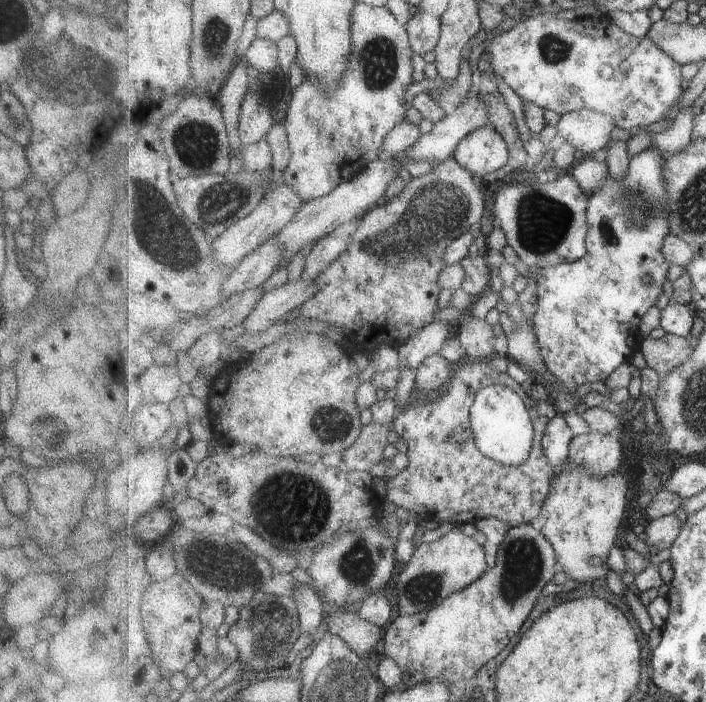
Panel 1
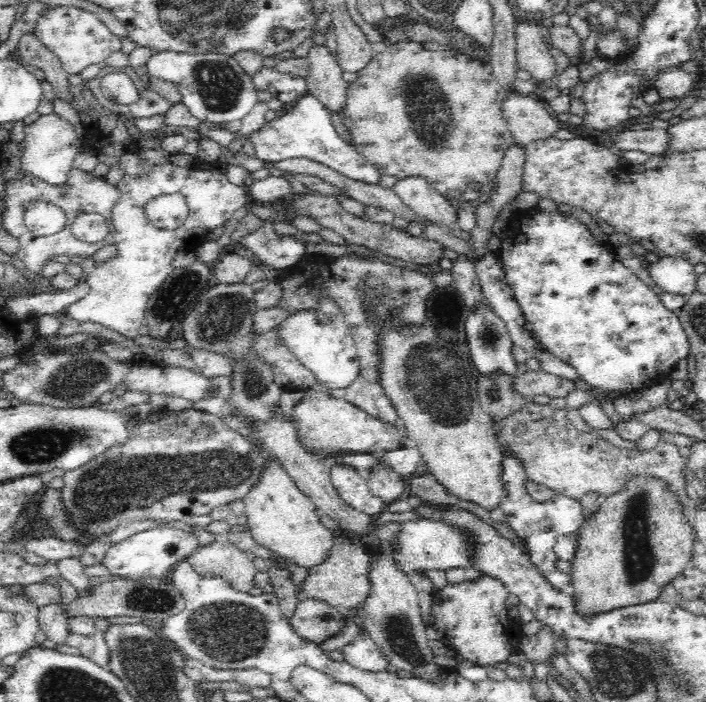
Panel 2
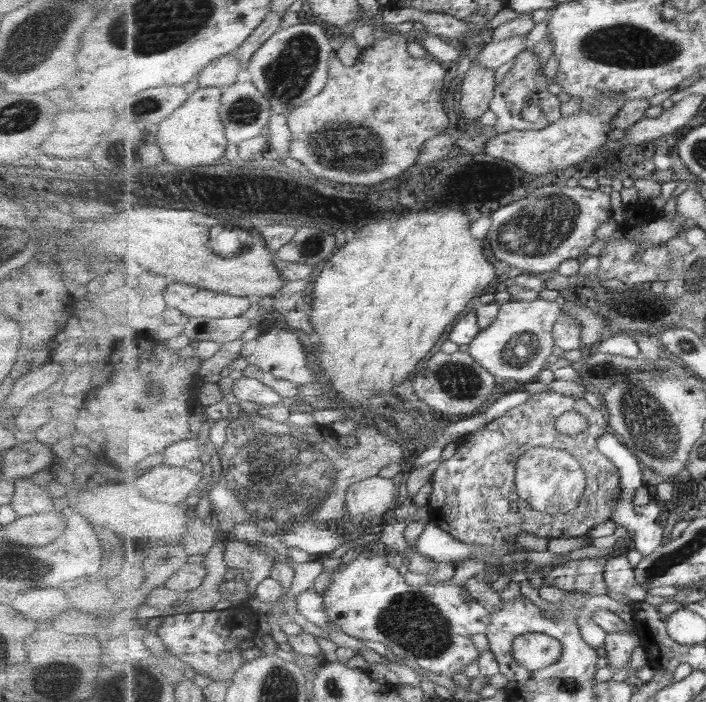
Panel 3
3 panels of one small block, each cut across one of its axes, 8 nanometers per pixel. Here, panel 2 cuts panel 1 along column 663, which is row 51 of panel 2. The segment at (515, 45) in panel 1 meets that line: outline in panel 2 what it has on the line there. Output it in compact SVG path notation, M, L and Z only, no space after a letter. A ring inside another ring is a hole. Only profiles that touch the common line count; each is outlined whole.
M50 5L52 8L38 18L32 34L54 53L66 74L80 74L90 64L99 64L102 68L110 54L117 53L122 48L121 38L112 34L96 14L77 6Z

